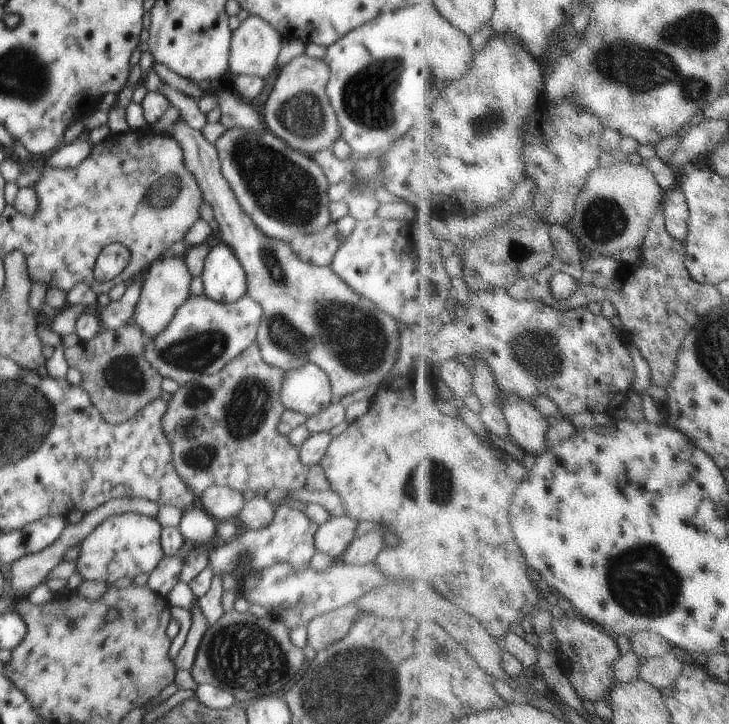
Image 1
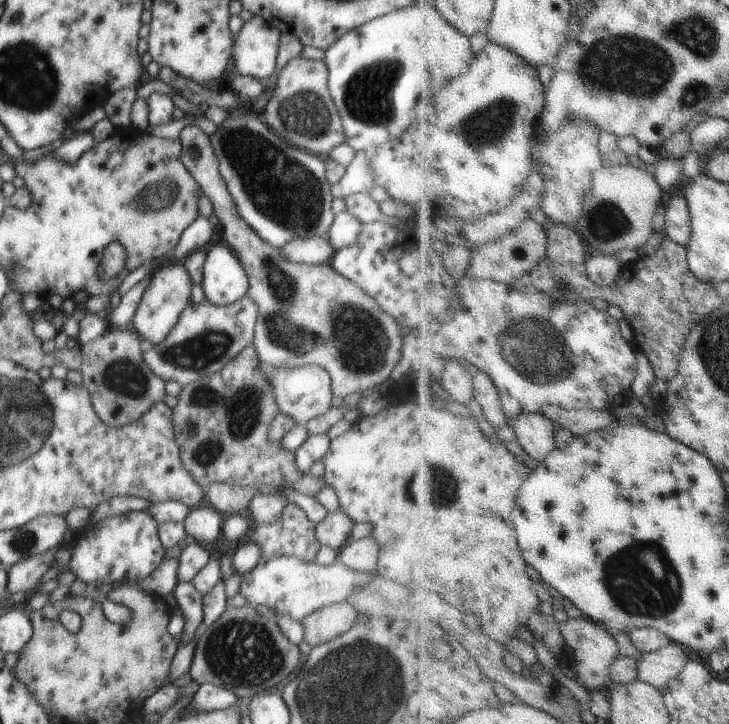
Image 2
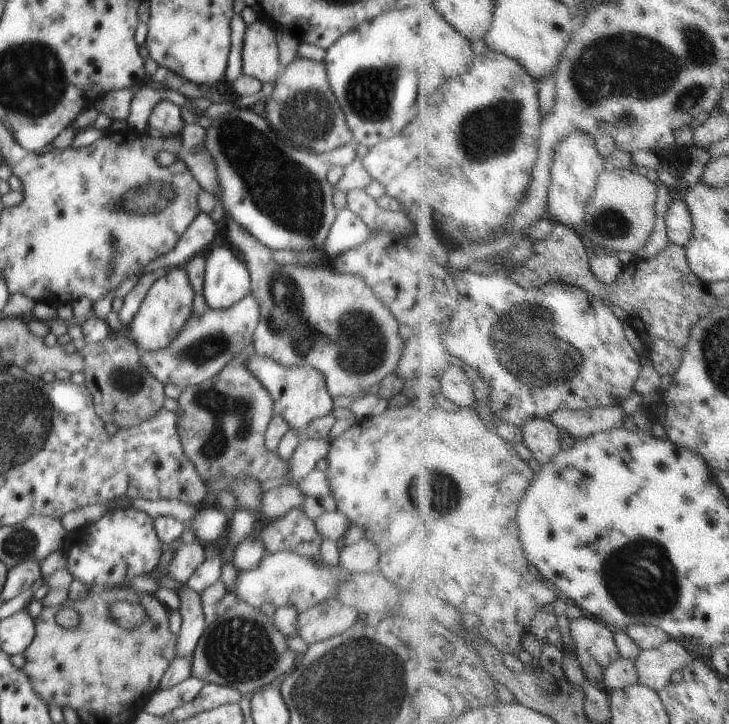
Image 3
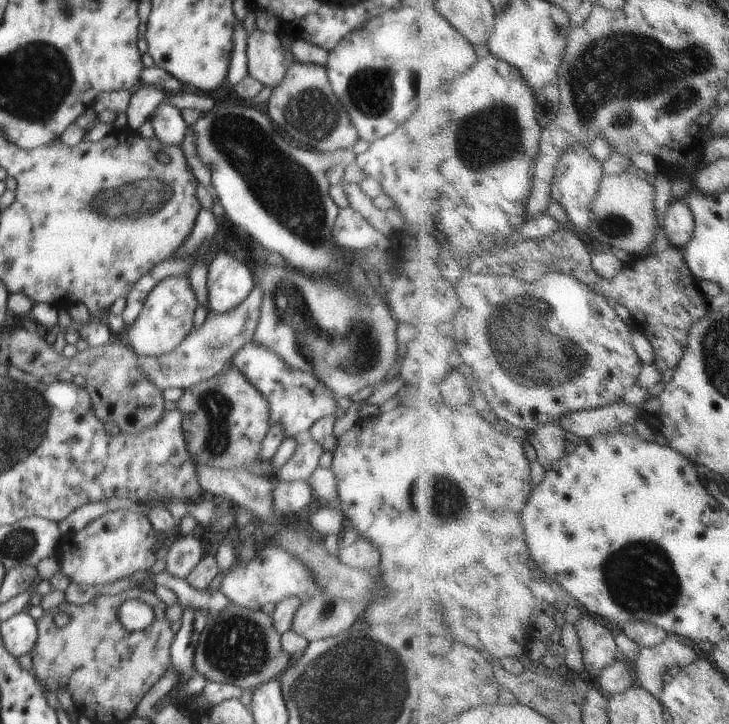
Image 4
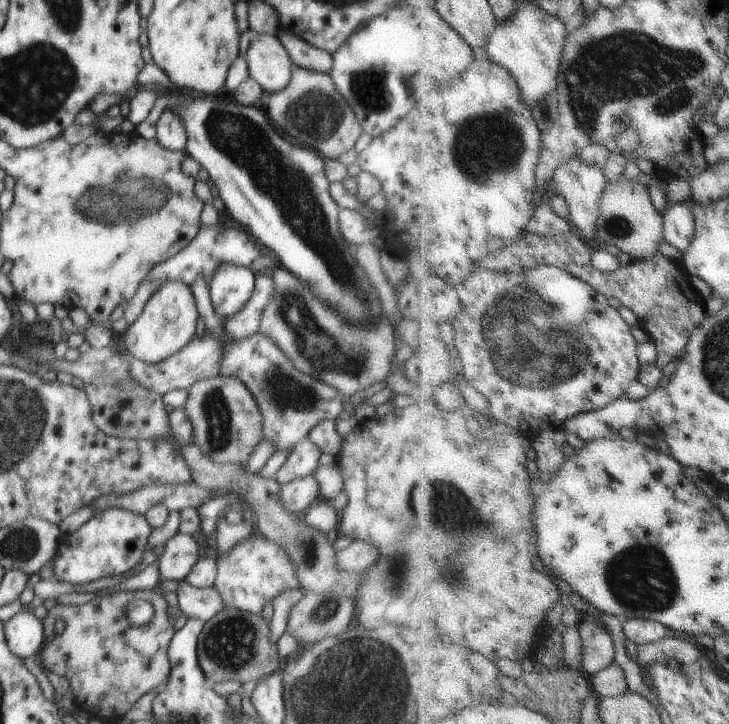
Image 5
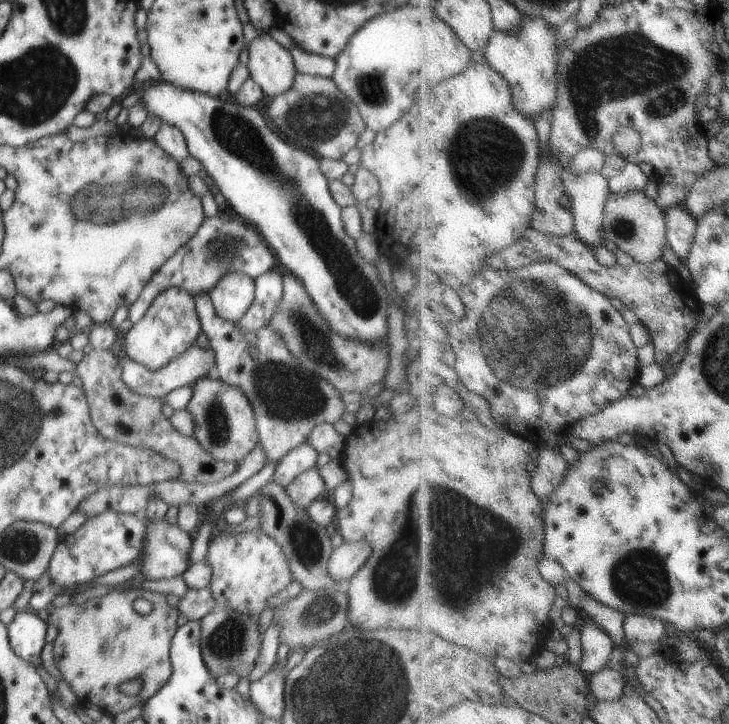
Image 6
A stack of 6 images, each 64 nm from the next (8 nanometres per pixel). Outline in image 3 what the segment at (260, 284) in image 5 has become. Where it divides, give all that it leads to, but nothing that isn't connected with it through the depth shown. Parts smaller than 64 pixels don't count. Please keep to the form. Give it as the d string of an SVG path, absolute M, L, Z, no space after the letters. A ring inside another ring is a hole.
M250 294L226 310L207 307L200 318L194 314L170 345L156 352L142 352L144 368L162 384L176 384L185 389L216 376L236 355L253 344L253 334L260 317L260 304Z

